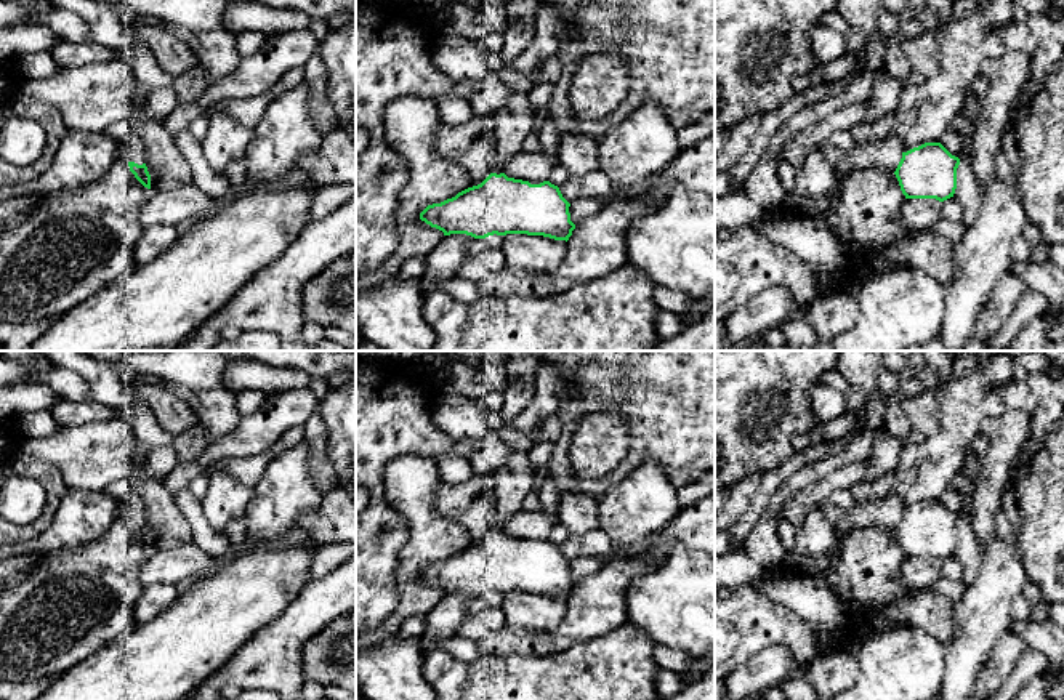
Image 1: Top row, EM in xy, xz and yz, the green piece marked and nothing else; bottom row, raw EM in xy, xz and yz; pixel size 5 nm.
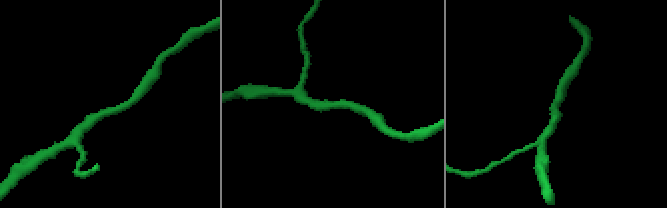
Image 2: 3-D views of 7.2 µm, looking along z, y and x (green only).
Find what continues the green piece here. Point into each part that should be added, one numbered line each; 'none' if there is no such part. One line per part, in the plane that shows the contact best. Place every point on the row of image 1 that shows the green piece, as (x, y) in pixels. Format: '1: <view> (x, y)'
1: yz (886, 154)

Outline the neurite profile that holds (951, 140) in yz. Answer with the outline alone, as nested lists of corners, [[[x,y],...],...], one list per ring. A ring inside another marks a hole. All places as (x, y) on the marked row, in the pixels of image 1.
[[[949,127],[939,138],[939,143],[955,157],[961,157],[961,139],[953,127]]]

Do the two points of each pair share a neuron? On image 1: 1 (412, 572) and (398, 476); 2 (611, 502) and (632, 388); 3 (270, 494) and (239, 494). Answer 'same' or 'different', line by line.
1: same
2: different
3: different

